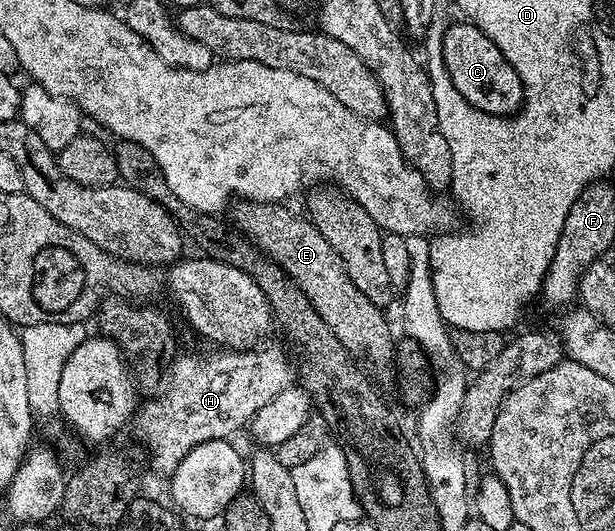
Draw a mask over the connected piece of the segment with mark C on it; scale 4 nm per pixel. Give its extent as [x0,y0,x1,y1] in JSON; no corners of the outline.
[443,20,523,118]

